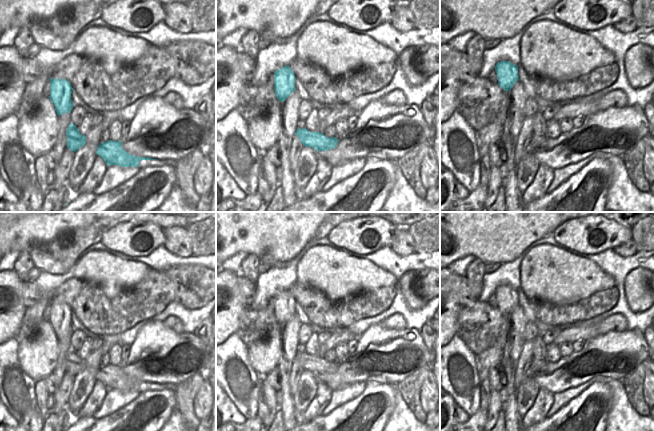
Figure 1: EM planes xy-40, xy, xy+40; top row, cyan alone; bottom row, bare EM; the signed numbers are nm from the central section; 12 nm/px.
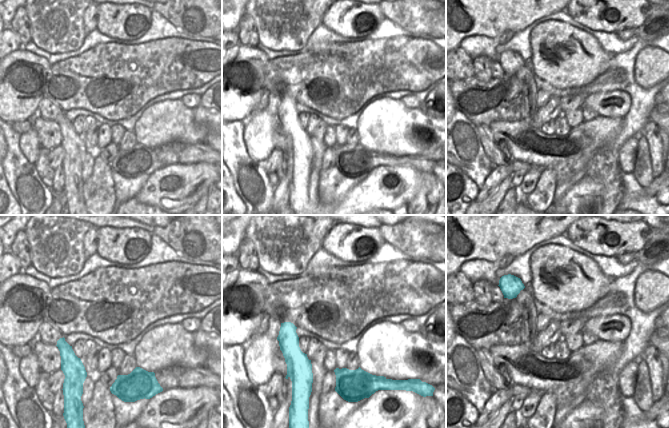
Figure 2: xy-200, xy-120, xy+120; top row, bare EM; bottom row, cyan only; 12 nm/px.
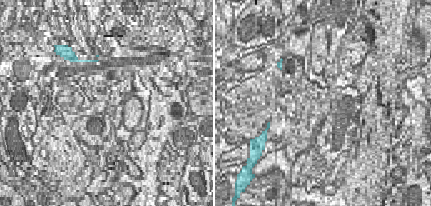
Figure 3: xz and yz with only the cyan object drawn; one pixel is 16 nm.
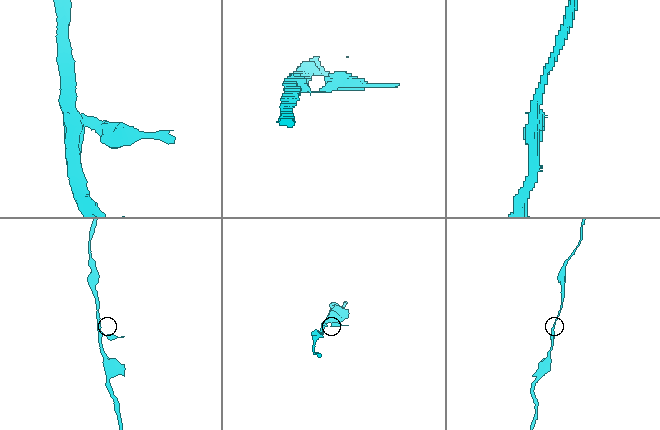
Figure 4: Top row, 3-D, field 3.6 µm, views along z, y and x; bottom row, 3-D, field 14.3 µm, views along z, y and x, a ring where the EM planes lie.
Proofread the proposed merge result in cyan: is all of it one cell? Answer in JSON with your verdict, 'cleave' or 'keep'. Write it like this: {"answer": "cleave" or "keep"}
{"answer": "keep"}

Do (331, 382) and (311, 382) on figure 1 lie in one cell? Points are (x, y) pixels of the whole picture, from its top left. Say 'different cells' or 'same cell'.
different cells

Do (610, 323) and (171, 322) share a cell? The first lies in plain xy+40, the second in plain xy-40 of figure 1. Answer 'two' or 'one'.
one

